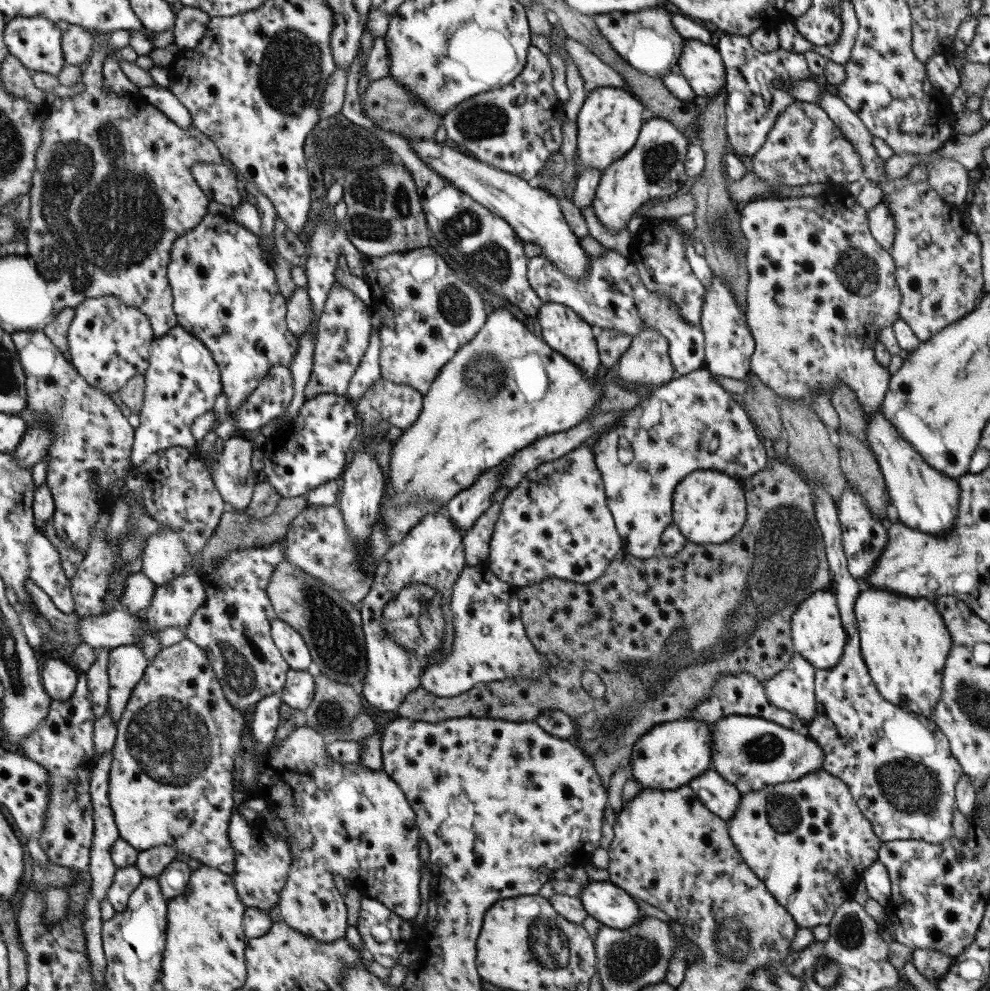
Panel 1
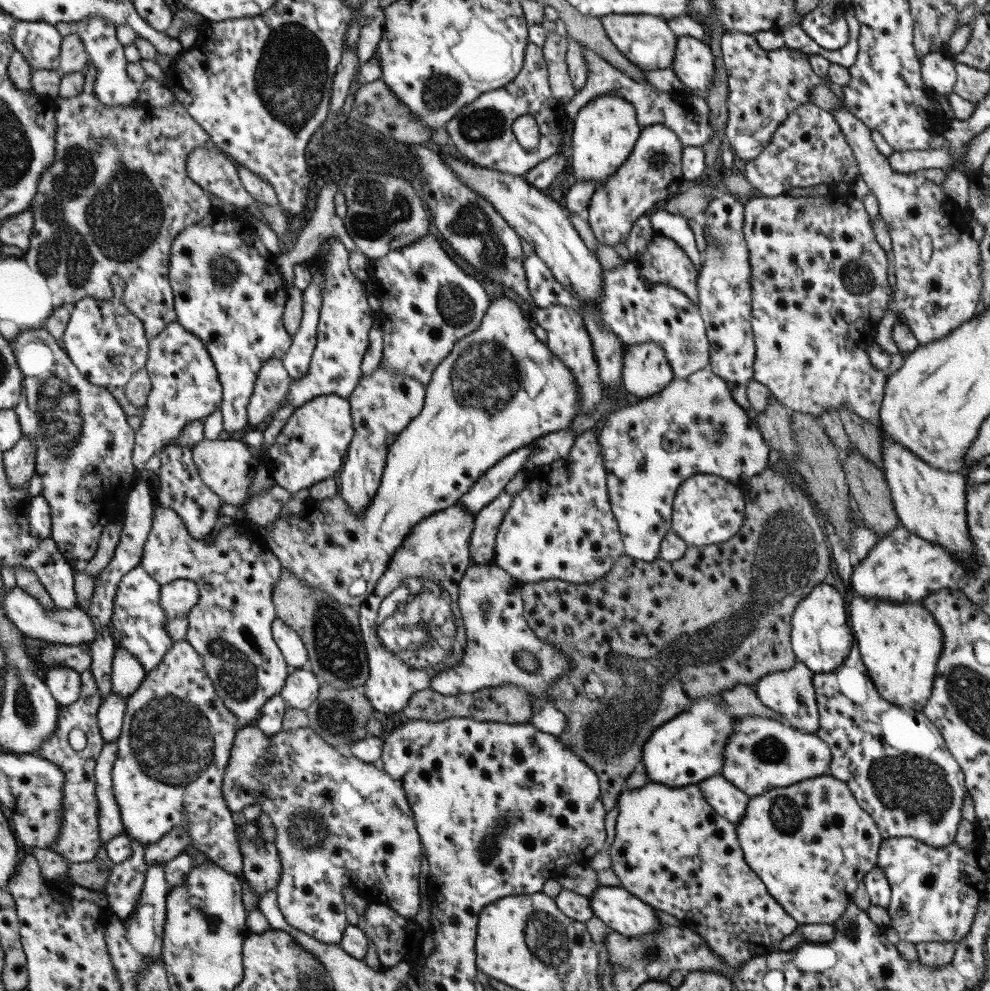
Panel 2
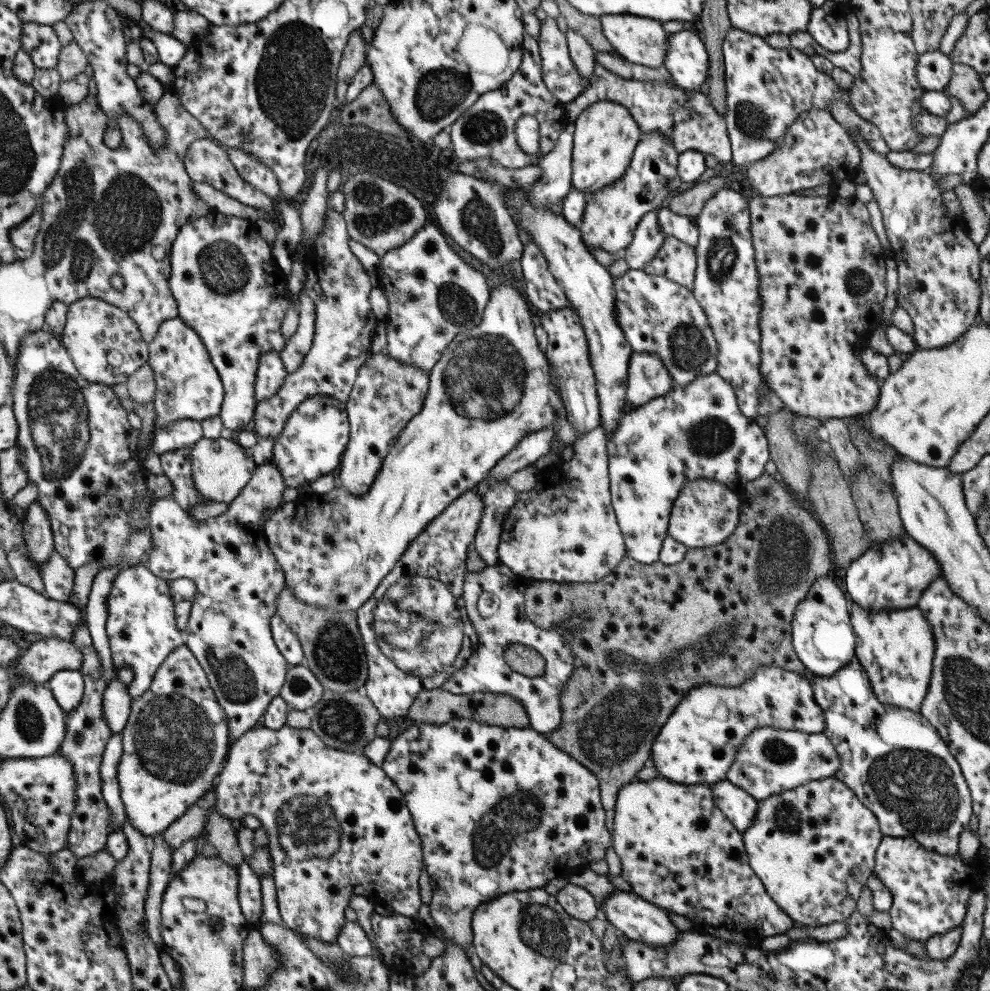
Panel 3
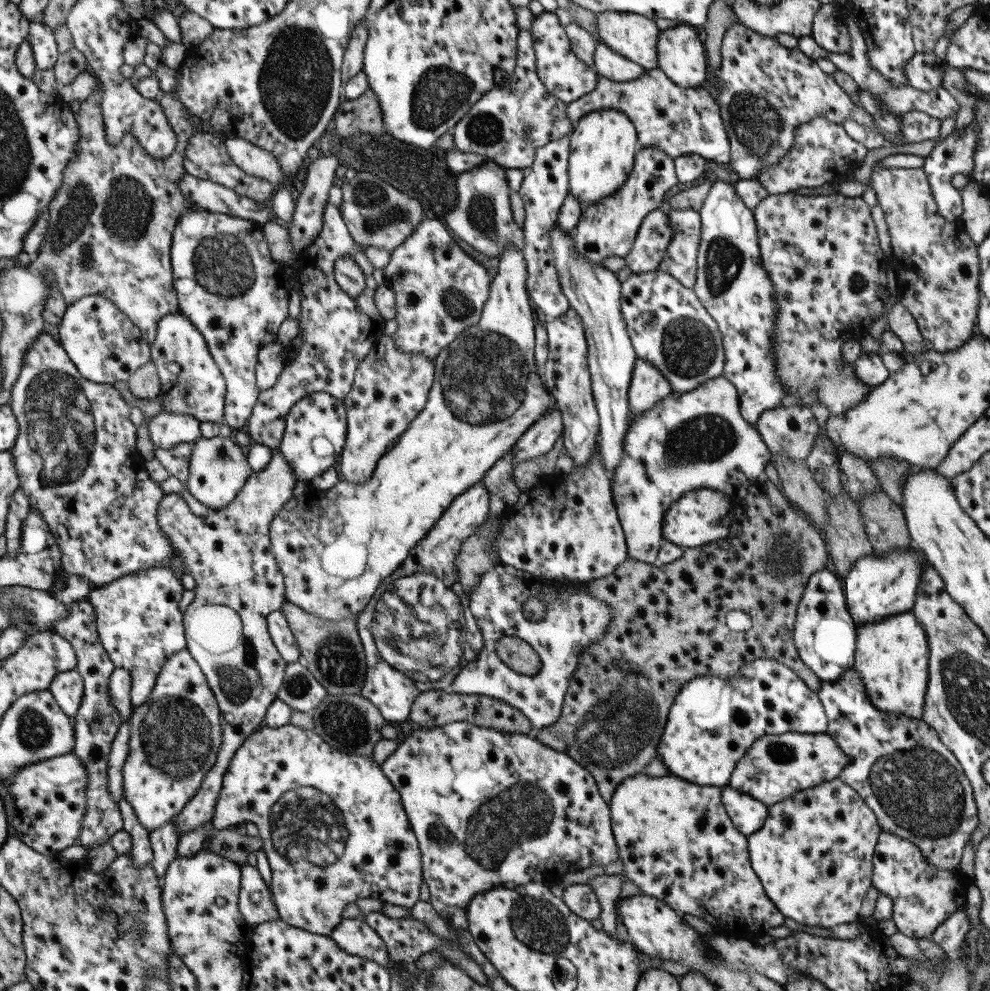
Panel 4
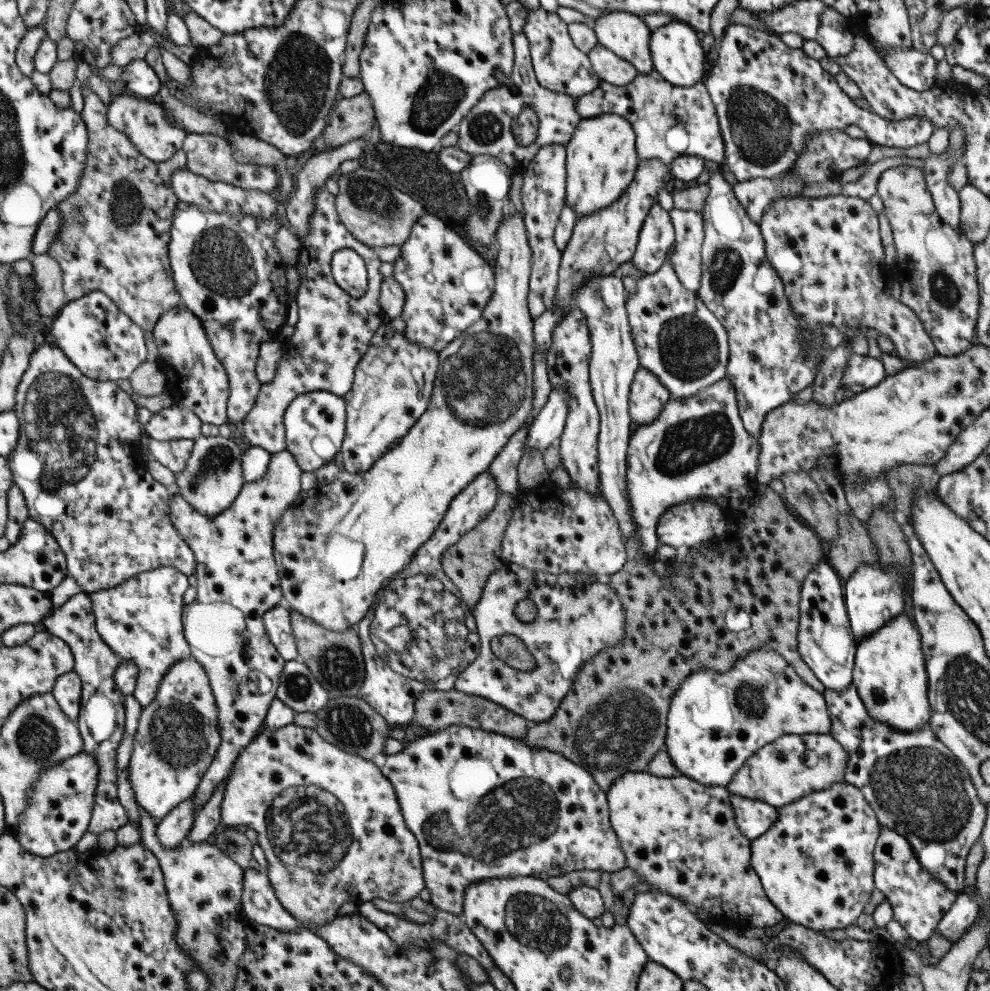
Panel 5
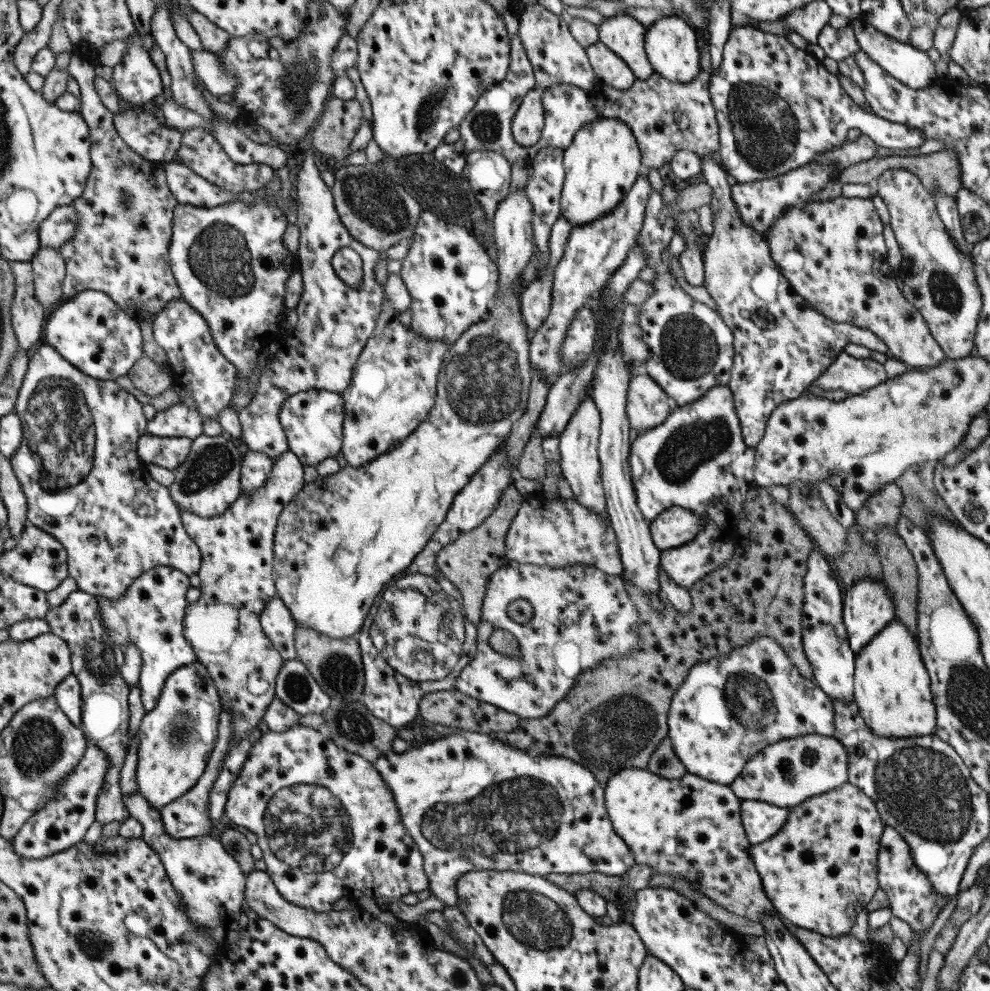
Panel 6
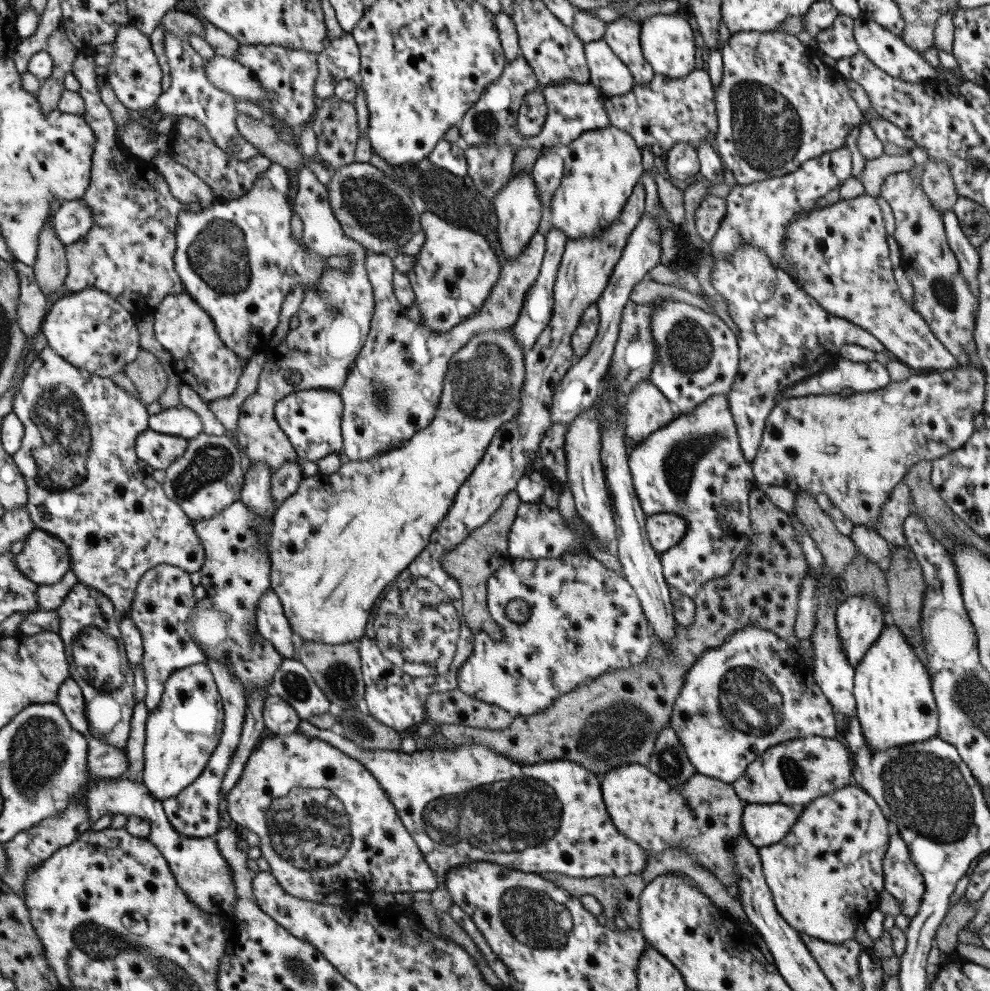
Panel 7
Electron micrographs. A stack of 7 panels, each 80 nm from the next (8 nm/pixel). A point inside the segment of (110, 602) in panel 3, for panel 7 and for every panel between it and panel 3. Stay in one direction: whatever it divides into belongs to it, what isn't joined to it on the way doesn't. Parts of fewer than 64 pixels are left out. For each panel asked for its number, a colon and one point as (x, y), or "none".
4: (137, 621)
5: (139, 620)
6: (149, 614)
7: (163, 601)

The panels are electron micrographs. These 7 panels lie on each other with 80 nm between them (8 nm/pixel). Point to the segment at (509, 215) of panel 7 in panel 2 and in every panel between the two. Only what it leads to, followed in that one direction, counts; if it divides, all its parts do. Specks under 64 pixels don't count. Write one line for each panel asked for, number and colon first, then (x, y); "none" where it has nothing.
2: (500, 388)
3: (491, 387)
4: (334, 547)
5: (335, 546)
6: (337, 544)

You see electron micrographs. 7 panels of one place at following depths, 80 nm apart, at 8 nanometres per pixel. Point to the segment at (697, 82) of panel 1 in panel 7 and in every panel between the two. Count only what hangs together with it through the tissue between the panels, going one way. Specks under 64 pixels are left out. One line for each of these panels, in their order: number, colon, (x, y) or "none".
2: (692, 63)
3: (686, 61)
4: (680, 56)
5: (674, 47)
6: (670, 44)
7: (667, 44)

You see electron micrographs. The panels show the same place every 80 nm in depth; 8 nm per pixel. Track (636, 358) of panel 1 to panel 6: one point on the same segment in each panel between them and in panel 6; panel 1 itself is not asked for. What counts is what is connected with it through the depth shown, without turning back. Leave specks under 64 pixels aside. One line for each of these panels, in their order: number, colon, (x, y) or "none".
2: (645, 370)
3: (646, 377)
4: (647, 386)
5: (646, 396)
6: (647, 405)

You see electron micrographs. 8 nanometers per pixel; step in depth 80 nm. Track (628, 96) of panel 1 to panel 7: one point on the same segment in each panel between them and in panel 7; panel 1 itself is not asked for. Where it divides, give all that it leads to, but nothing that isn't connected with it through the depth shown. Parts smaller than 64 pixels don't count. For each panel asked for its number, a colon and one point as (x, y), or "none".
2: (604, 131)
3: (605, 135)
4: (602, 145)
5: (601, 159)
6: (602, 161)
7: (599, 168)

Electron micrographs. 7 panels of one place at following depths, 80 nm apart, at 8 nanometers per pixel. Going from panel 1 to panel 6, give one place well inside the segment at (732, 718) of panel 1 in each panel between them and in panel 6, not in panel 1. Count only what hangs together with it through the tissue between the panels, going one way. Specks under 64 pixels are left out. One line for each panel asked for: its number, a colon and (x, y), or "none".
2: (760, 754)
3: (770, 759)
4: (775, 766)
5: (779, 772)
6: (785, 773)

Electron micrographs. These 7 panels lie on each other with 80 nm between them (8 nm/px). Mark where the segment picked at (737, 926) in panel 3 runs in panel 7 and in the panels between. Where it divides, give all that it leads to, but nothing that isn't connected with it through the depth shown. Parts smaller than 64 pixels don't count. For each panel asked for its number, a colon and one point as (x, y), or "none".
4: (676, 843)
5: (679, 836)
6: (689, 827)
7: (703, 815)

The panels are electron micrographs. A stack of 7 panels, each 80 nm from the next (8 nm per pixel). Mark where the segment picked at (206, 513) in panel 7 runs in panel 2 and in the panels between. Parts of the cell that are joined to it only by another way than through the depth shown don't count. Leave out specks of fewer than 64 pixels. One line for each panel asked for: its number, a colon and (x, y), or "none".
2: (226, 467)
3: (220, 468)
4: (217, 467)
5: (212, 477)
6: (207, 482)

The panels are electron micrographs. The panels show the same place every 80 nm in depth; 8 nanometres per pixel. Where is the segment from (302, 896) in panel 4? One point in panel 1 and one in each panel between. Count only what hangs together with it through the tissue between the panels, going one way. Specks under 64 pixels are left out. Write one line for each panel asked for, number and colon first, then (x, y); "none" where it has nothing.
1: (346, 819)
2: (368, 840)
3: (337, 825)

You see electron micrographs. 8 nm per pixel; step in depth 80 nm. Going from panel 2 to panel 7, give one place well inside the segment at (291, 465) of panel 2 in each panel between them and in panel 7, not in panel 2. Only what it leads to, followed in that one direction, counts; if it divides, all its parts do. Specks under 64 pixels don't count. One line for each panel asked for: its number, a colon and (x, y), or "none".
3: (310, 444)
4: (314, 432)
5: (313, 423)
6: (311, 420)
7: (310, 419)

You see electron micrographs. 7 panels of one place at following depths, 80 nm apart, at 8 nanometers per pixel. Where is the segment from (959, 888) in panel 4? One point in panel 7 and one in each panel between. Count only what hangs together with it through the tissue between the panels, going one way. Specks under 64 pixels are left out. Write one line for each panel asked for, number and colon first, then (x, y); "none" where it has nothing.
5: (918, 901)
6: (911, 898)
7: (901, 879)

